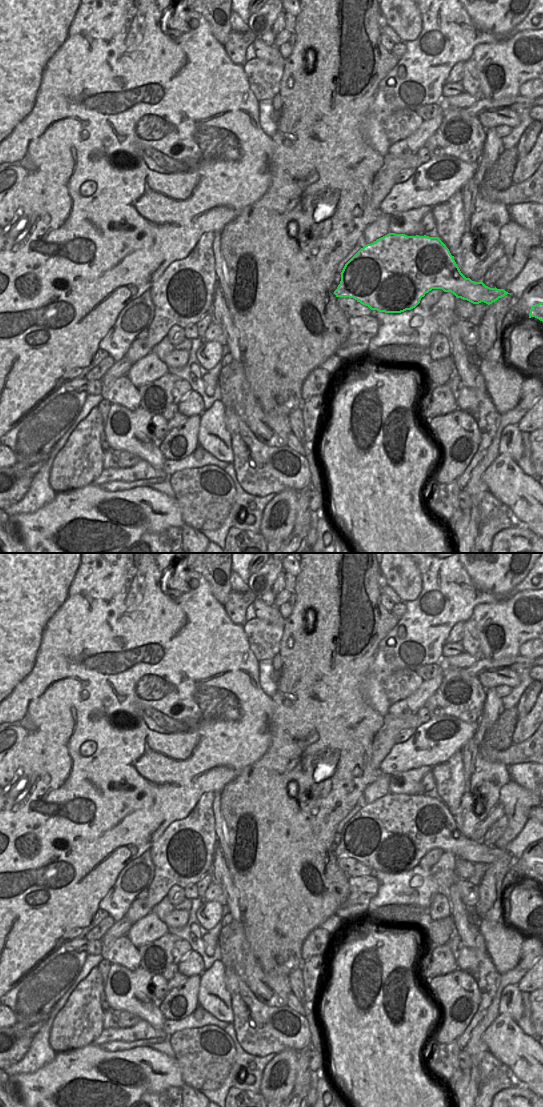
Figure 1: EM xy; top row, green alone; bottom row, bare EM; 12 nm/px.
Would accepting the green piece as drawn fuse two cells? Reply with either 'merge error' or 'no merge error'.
merge error

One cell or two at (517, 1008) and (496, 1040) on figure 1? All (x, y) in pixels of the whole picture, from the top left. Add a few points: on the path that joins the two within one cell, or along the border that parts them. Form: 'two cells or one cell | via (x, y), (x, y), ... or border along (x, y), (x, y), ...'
two cells | border along (499, 1013), (505, 1013), (515, 1021)

